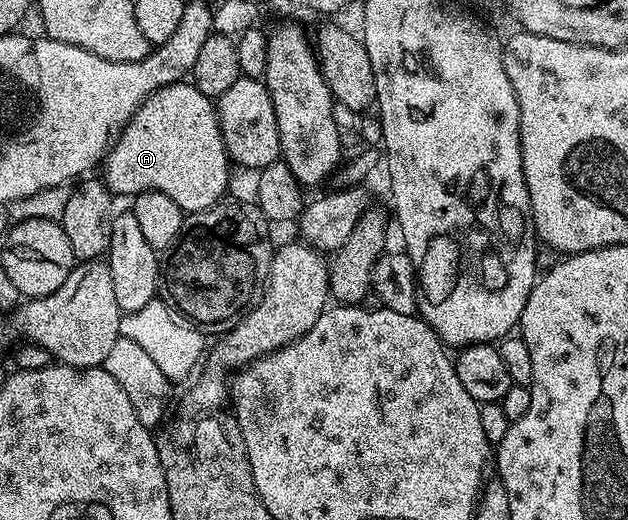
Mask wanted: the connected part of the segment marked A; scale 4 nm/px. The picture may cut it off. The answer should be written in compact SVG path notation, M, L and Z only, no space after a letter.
M189 80L159 88L140 106L133 119L112 143L103 159L104 166L103 181L114 195L136 196L144 190L163 192L163 196L171 196L171 200L175 200L175 204L179 204L179 208L186 214L194 214L217 205L226 197L231 163L223 144L214 99L204 95Z

